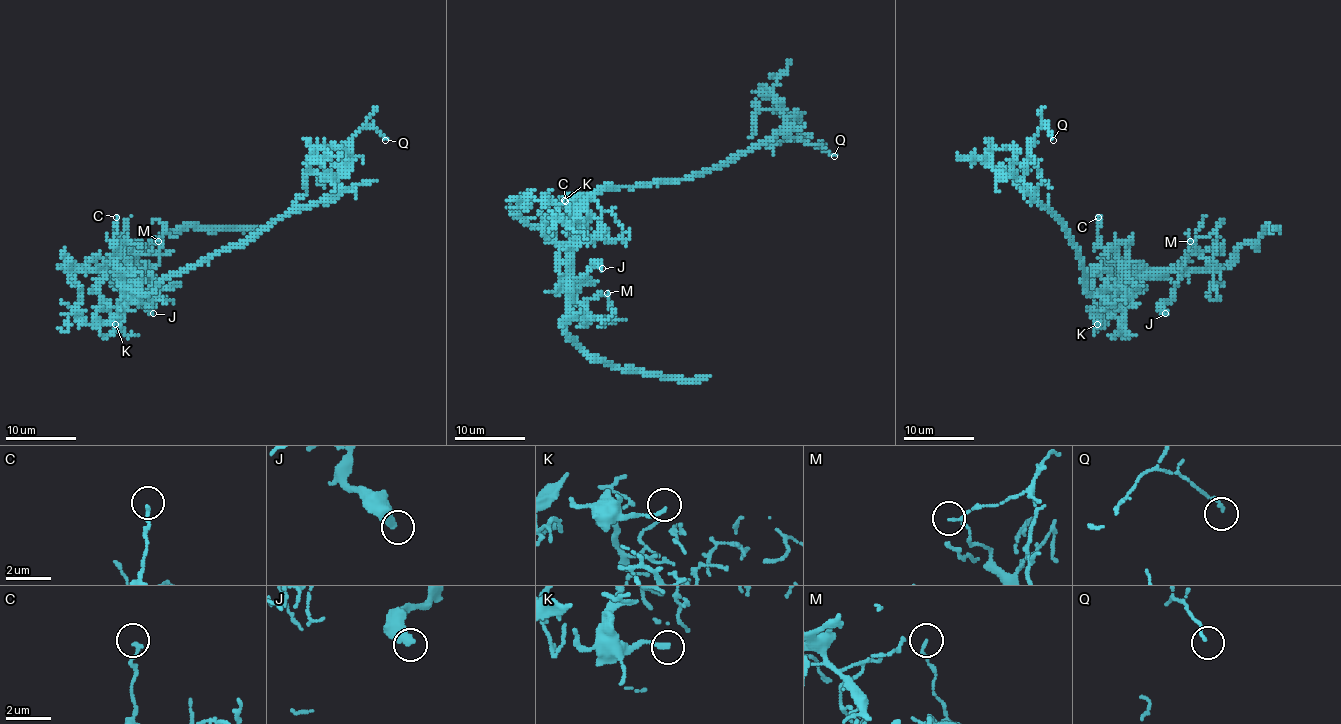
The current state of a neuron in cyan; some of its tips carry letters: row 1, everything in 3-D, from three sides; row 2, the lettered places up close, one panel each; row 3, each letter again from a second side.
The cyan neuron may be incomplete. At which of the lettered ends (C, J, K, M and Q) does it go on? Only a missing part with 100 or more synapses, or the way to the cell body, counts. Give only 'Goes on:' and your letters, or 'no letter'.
Goes on: no letter

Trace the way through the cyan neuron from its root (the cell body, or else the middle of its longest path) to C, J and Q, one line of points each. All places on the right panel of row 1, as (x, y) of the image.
C: (1088, 289), (1097, 294), (1130, 280), (1130, 273), (1119, 268), (1118, 254), (1098, 241), (1098, 217)
J: (1088, 289), (1097, 294), (1133, 285), (1149, 269), (1170, 269), (1188, 259), (1161, 306), (1165, 313)
Q: (1088, 289), (1077, 248), (1070, 236), (1025, 183), (1025, 161), (1042, 125), (1053, 140)

